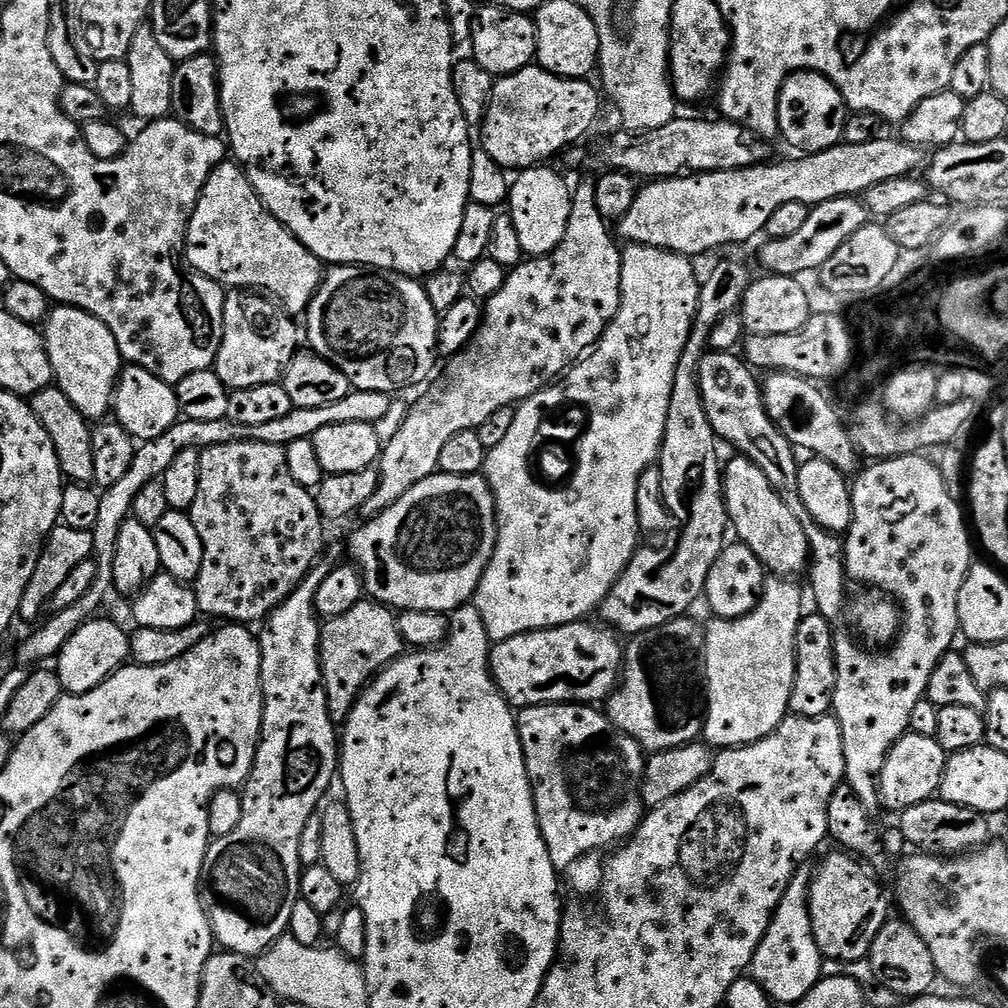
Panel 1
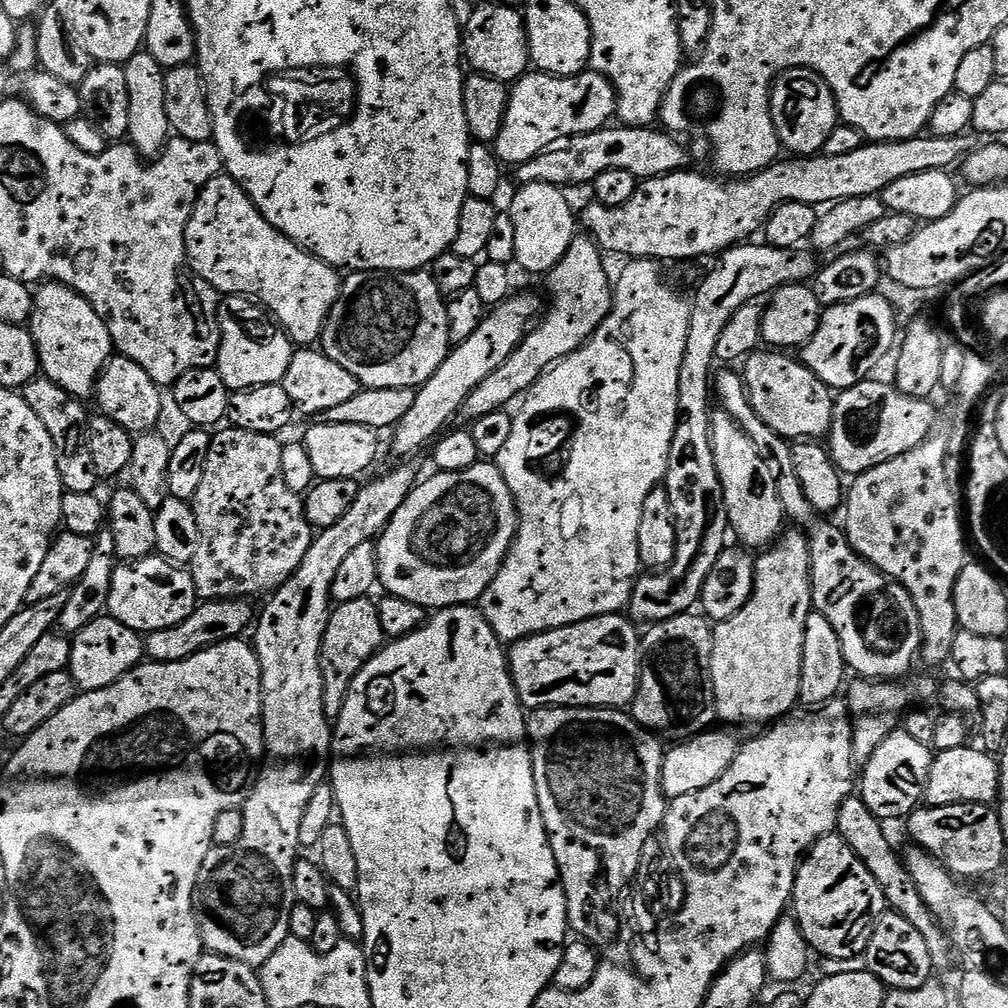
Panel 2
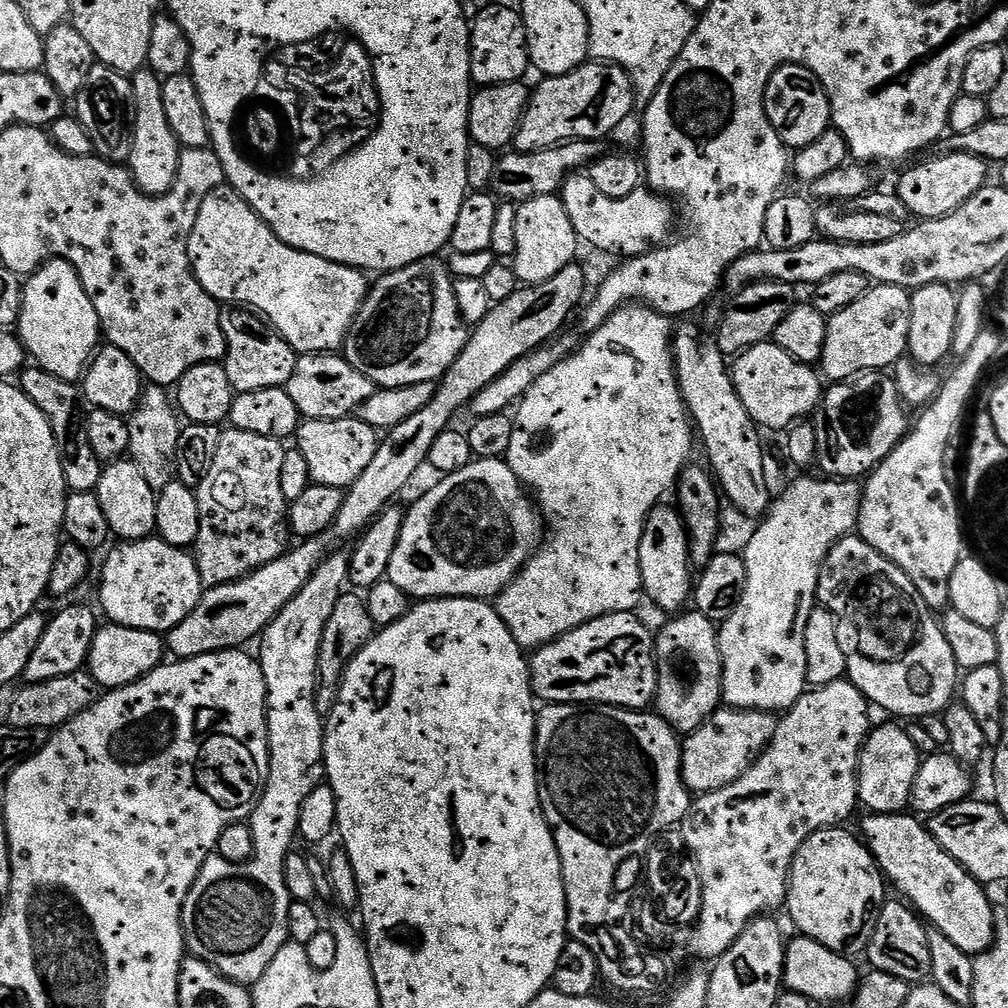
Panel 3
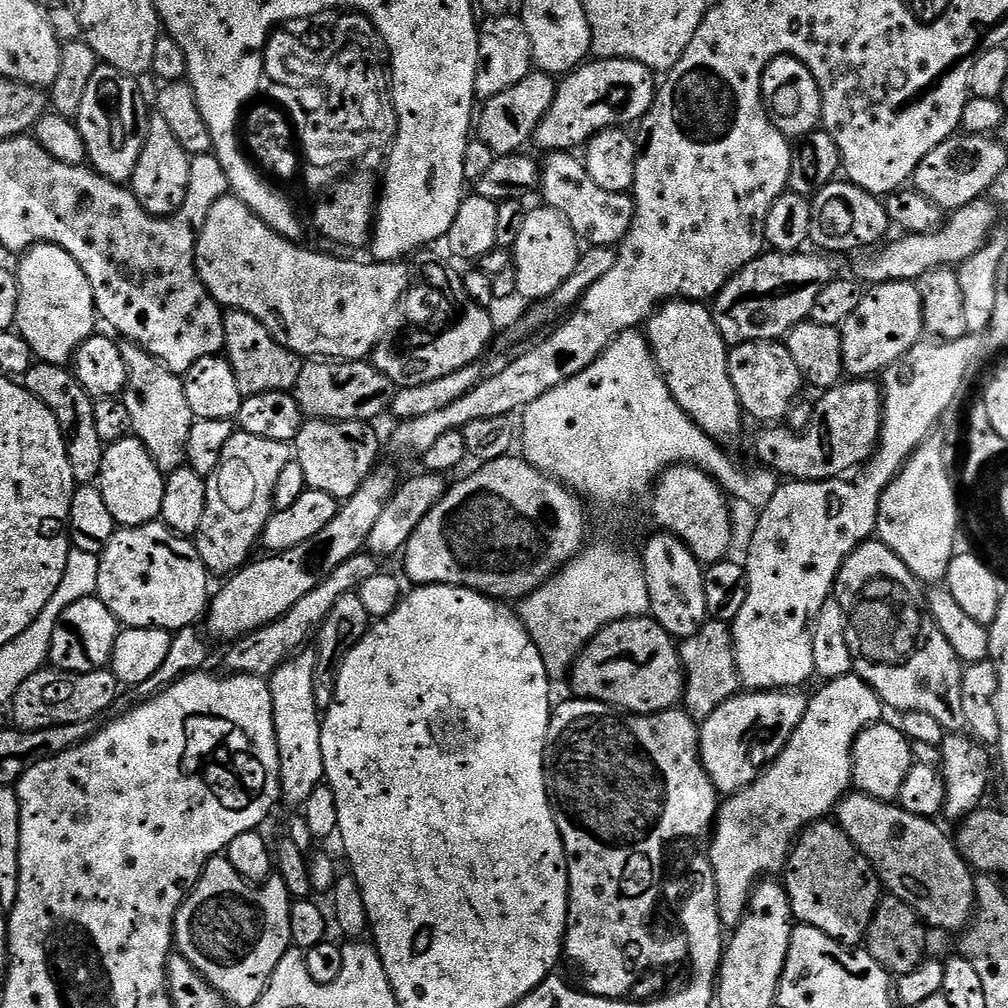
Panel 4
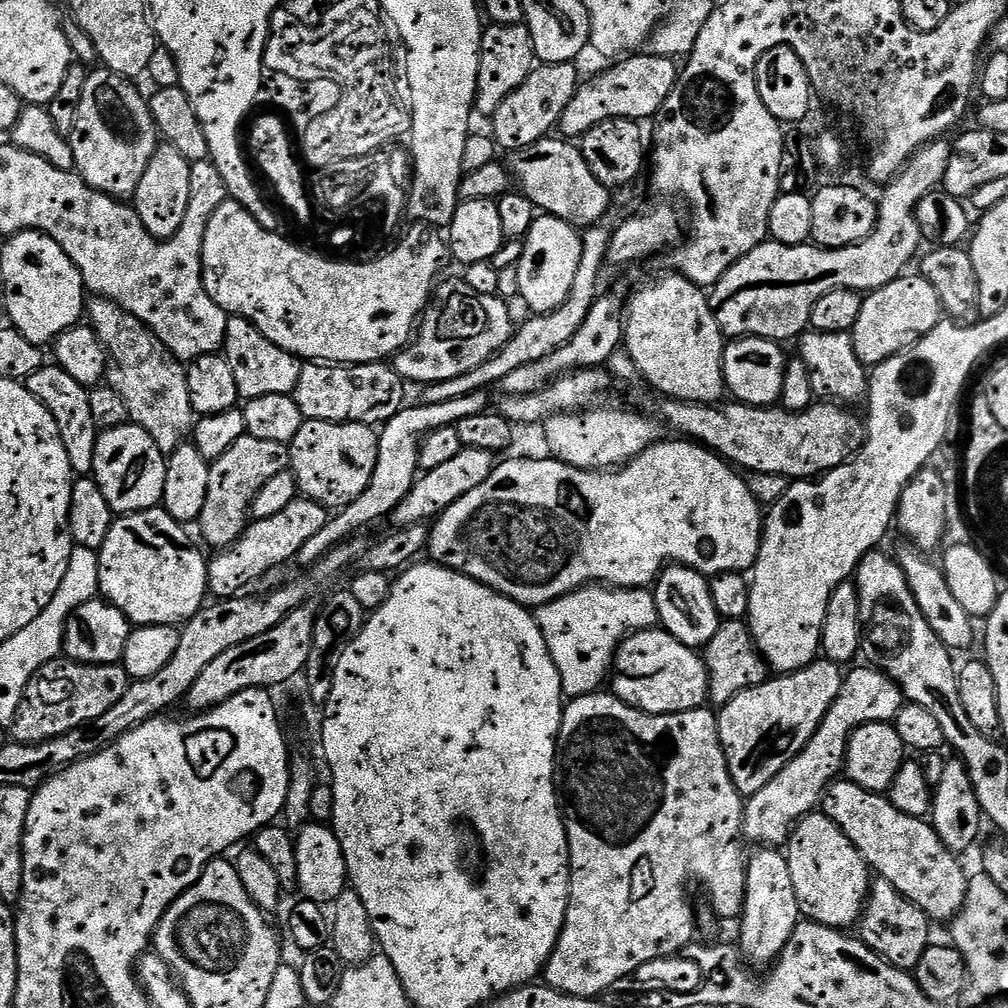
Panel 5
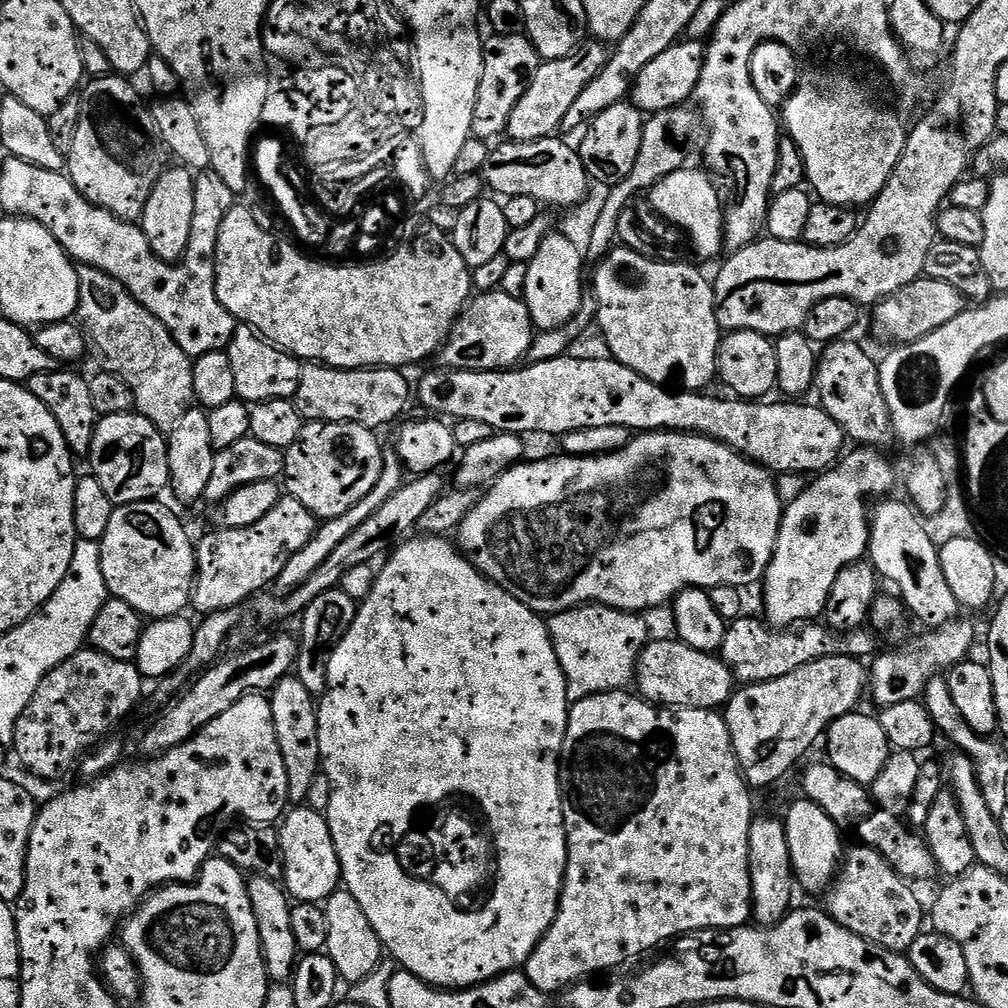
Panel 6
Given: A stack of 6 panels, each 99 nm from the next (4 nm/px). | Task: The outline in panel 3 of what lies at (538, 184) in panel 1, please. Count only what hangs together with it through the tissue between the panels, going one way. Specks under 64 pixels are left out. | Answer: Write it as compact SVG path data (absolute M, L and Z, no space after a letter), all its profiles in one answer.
M559 195L536 196L517 207L518 246L514 257L516 276L521 285L541 284L558 274L577 259L576 231L566 214L566 206Z

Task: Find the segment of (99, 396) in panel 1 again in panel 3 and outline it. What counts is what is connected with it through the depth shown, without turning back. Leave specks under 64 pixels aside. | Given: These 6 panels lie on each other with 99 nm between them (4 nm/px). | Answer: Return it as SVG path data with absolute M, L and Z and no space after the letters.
M50 260L24 280L18 335L25 353L54 378L76 382L88 371L102 344L100 319L72 265Z

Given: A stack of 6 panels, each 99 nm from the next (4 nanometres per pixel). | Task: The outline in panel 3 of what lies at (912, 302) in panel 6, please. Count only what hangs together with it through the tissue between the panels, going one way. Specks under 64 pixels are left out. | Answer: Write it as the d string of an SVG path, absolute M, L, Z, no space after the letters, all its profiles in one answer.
M877 284L869 287L858 302L850 302L850 306L827 317L826 342L820 359L823 375L827 379L829 376L829 381L843 382L865 372L891 369L905 359L910 338L911 301L909 289Z

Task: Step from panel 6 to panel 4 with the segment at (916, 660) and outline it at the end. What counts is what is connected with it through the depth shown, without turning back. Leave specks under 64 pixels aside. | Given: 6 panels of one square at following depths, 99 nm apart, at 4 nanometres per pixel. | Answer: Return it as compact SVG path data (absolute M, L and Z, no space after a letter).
M843 676L837 680L829 680L816 693L811 693L808 709L798 722L798 730L786 742L780 757L768 765L760 776L750 786L741 792L733 792L728 800L719 805L714 821L712 849L706 852L708 861L714 870L714 882L718 894L720 918L725 929L735 929L740 923L743 912L747 908L748 897L752 889L765 878L771 877L771 872L777 874L785 871L788 857L797 843L798 837L805 828L831 817L837 804L849 795L852 782L852 747L862 729L869 724L875 724L881 719L880 695L868 685L861 676Z

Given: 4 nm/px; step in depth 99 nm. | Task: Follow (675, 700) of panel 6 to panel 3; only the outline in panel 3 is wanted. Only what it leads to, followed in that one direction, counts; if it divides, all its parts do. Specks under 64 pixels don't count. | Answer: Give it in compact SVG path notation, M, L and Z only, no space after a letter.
M636 612L606 614L535 649L530 656L535 699L544 704L611 704L613 708L647 709L655 701L658 686L656 641L653 629L648 629L638 617Z

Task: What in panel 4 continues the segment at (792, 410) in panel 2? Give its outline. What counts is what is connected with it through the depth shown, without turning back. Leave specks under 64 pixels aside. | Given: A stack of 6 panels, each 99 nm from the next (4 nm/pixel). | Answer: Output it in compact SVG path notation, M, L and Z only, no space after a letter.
M761 340L759 344L738 344L728 353L728 369L738 390L740 406L749 417L760 422L780 422L797 403L800 387L805 387L804 376L798 370L794 358L790 358L787 343Z

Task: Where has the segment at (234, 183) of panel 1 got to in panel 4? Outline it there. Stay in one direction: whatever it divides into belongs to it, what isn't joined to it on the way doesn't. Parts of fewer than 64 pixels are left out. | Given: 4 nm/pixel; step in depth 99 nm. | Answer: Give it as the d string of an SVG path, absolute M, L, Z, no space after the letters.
M229 194L214 202L206 226L202 226L200 237L196 239L196 273L217 304L258 318L278 343L301 358L363 360L369 357L384 335L398 302L408 291L410 271L407 263L359 264L356 260L339 260L310 249L292 244L287 236L270 230L270 226L257 218L240 199Z

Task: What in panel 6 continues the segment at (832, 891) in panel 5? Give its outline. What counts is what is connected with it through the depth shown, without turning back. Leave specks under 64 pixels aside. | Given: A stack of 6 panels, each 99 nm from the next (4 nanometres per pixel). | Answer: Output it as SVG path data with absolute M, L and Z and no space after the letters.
M799 798L788 808L788 817L783 817L786 841L789 843L789 854L792 859L792 871L795 873L795 883L808 892L827 893L831 889L842 867L846 855L846 843L842 830L822 810L822 806L813 800Z

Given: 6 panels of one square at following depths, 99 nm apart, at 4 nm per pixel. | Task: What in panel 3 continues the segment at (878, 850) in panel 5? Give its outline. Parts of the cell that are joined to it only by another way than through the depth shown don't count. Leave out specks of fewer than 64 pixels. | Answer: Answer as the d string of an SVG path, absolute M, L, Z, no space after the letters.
M912 814L865 815L858 827L877 866L889 885L897 888L899 895L927 923L945 934L950 942L973 958L991 948L996 939L996 912L988 901L985 885L980 884L969 872L932 837L927 827Z

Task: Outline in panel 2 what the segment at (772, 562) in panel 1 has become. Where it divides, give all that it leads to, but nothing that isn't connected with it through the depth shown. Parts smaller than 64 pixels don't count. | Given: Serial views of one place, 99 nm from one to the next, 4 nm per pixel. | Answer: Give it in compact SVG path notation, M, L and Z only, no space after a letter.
M726 410L719 411L711 413L712 453L722 486L728 522L731 531L740 535L741 545L749 544L744 546L763 550L775 544L786 528L784 507L778 498L776 473L772 465L762 458L758 446L754 446L740 423Z

